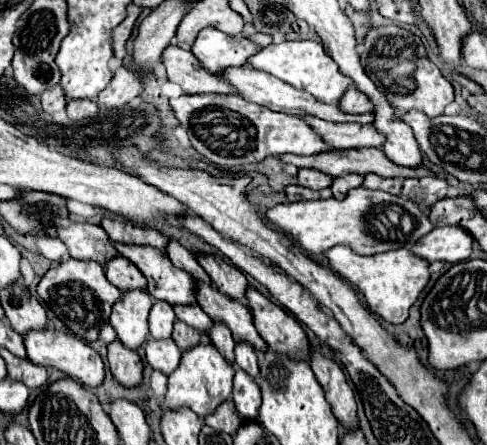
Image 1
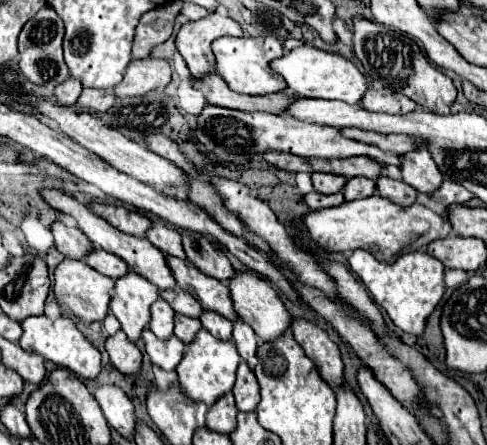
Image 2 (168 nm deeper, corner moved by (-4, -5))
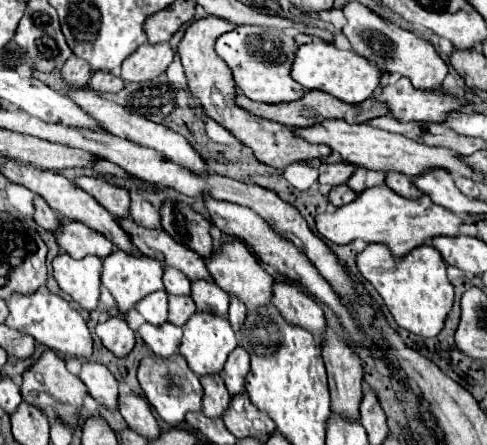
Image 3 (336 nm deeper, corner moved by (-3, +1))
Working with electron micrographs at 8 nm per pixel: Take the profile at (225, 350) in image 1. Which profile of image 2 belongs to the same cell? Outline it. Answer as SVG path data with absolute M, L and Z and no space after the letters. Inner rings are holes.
M203 312L199 320L201 320L203 328L205 328L209 334L213 334L217 340L231 340L233 322L227 322L227 318L223 318L223 316L219 316L219 314Z

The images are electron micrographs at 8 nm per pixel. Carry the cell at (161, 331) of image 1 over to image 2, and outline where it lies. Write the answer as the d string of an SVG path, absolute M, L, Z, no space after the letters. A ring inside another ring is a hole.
M159 298L153 306L151 306L151 332L159 338L159 340L165 340L169 336L173 336L173 328L175 328L175 312L173 308L163 300Z

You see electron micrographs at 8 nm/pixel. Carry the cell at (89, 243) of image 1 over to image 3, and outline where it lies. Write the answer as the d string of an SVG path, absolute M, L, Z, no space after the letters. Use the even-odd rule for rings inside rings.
M34 196L34 220L38 226L54 232L54 228L58 228L58 214L46 204L46 200L42 200L42 196Z

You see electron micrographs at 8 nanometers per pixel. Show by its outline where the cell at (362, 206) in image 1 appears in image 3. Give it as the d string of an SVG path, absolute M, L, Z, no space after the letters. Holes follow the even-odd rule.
M374 186L374 188L366 188L364 192L358 194L358 200L350 202L348 206L342 208L332 208L324 214L316 216L316 228L320 226L320 234L336 244L350 244L352 240L366 240L366 242L380 242L386 244L394 256L406 256L408 252L412 252L414 248L426 244L428 240L436 238L436 236L458 236L460 234L460 226L464 224L464 220L460 216L456 216L454 212L434 204L426 194L418 200L408 200L398 196L394 190L390 190L388 186Z

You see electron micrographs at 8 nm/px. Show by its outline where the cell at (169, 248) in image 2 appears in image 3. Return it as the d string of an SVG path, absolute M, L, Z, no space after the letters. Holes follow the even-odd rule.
M130 192L130 216L136 220L136 224L146 228L162 228L158 210L138 192Z

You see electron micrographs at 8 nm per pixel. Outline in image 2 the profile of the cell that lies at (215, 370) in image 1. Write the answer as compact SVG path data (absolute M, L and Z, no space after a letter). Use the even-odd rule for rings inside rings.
M199 330L197 338L185 348L183 360L177 366L177 376L179 376L179 386L187 398L193 402L203 402L207 406L213 406L223 394L233 390L235 384L235 374L239 368L239 352L235 350L233 342L223 342L207 334L207 330Z

